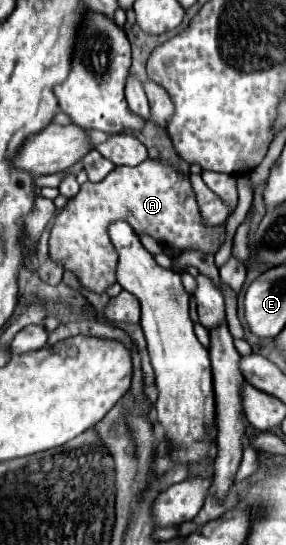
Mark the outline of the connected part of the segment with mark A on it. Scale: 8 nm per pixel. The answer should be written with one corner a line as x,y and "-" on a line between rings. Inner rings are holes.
146,160
134,168
114,168
102,182
82,184
80,192
68,200
66,208
56,216
50,234
50,254
66,270
74,272
80,282
102,294
116,282
116,250
108,238
108,224
124,220
132,224
136,234
150,234
158,242
174,244
182,250
198,248
216,252
224,240
224,228
204,228
200,224
198,204
190,180
160,160

